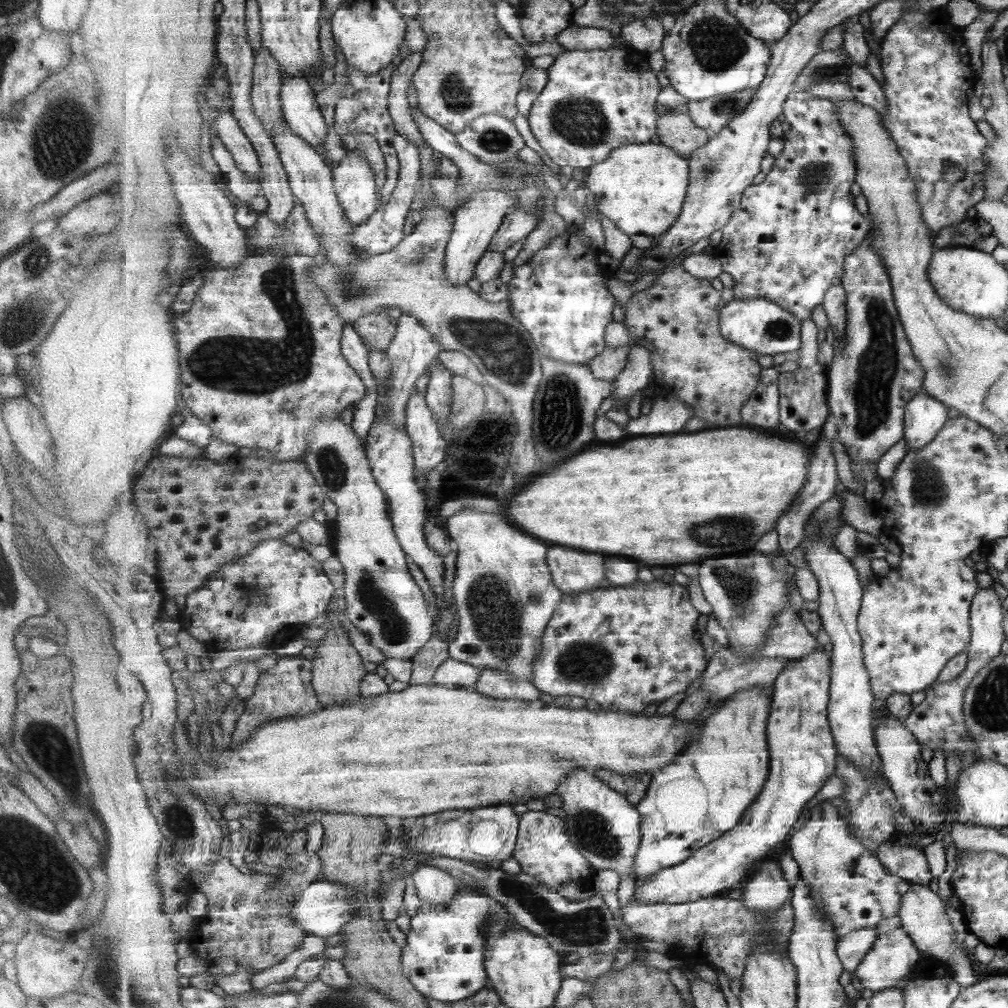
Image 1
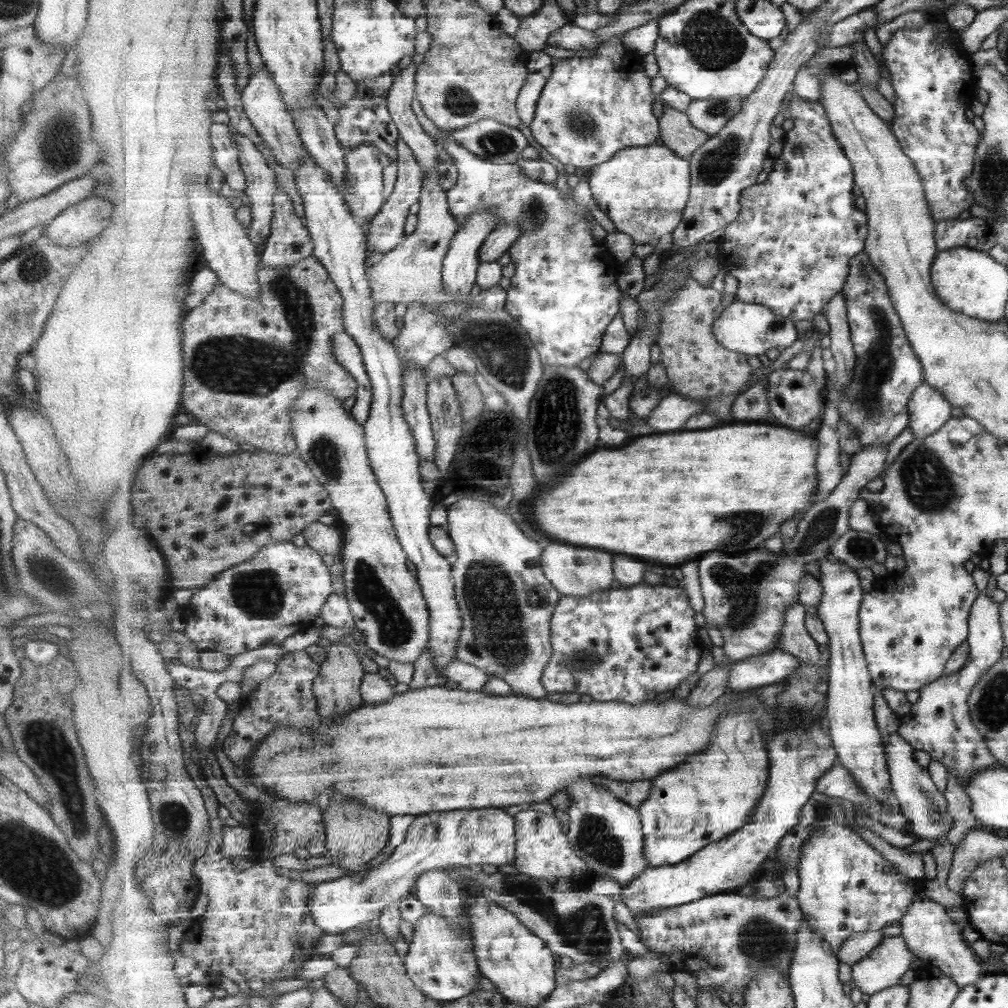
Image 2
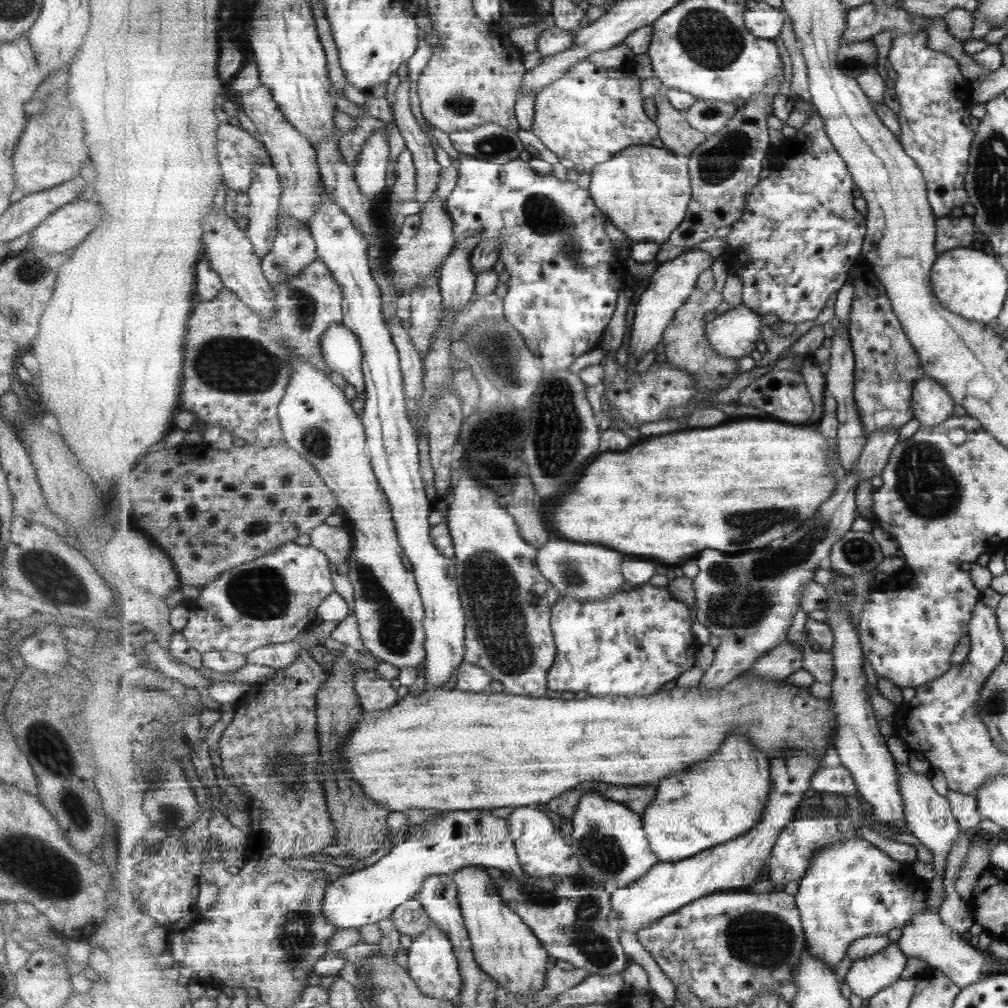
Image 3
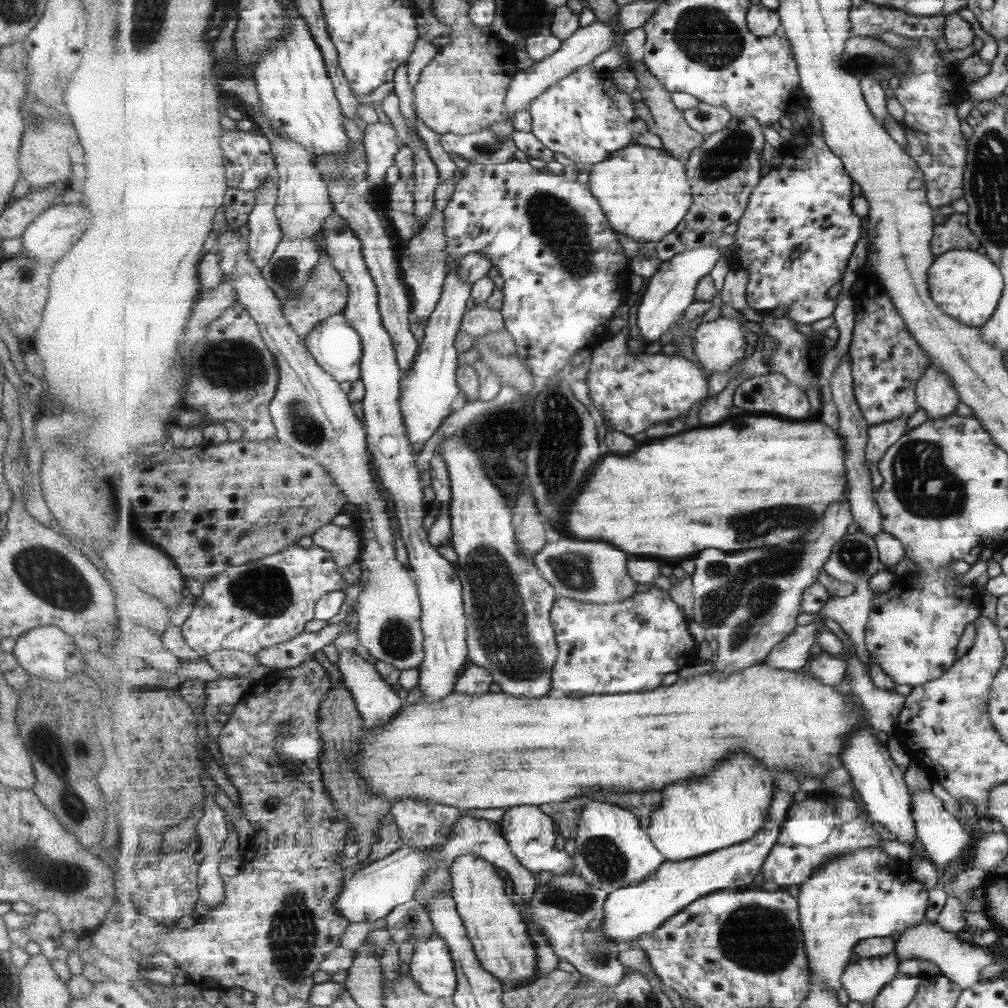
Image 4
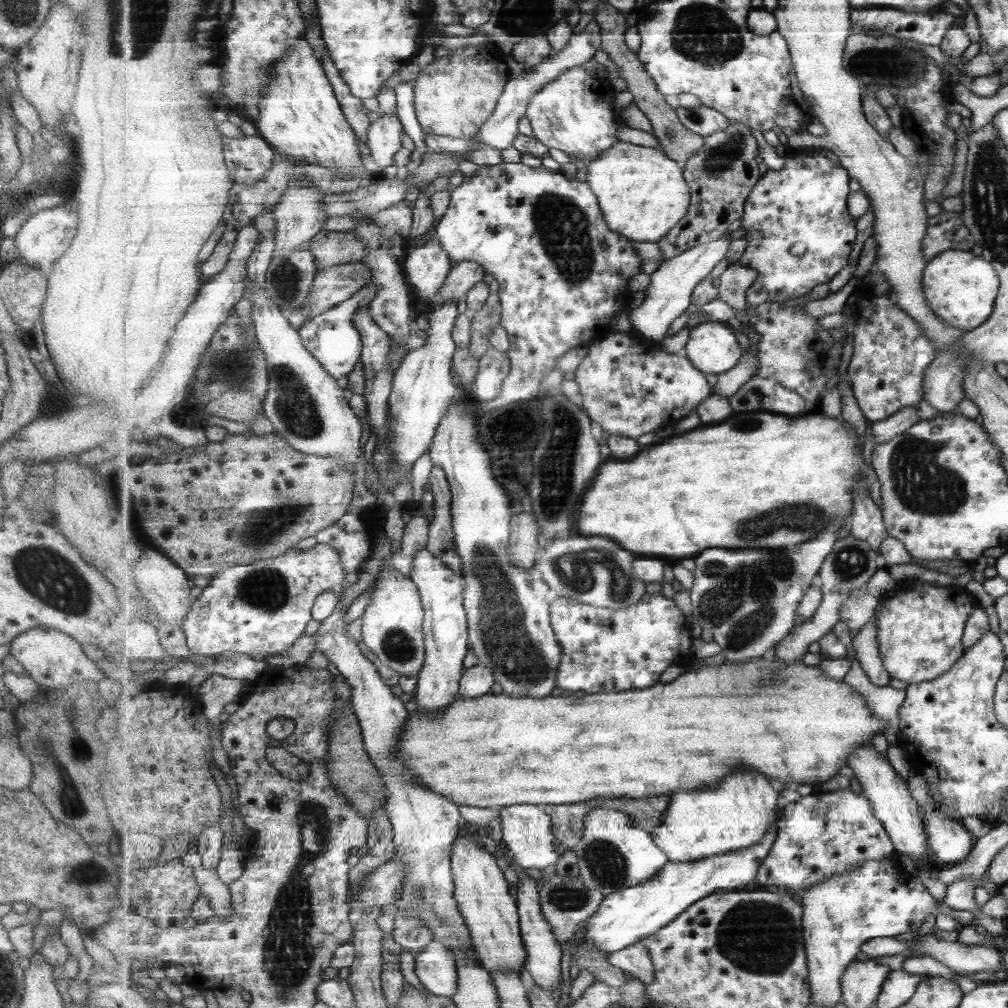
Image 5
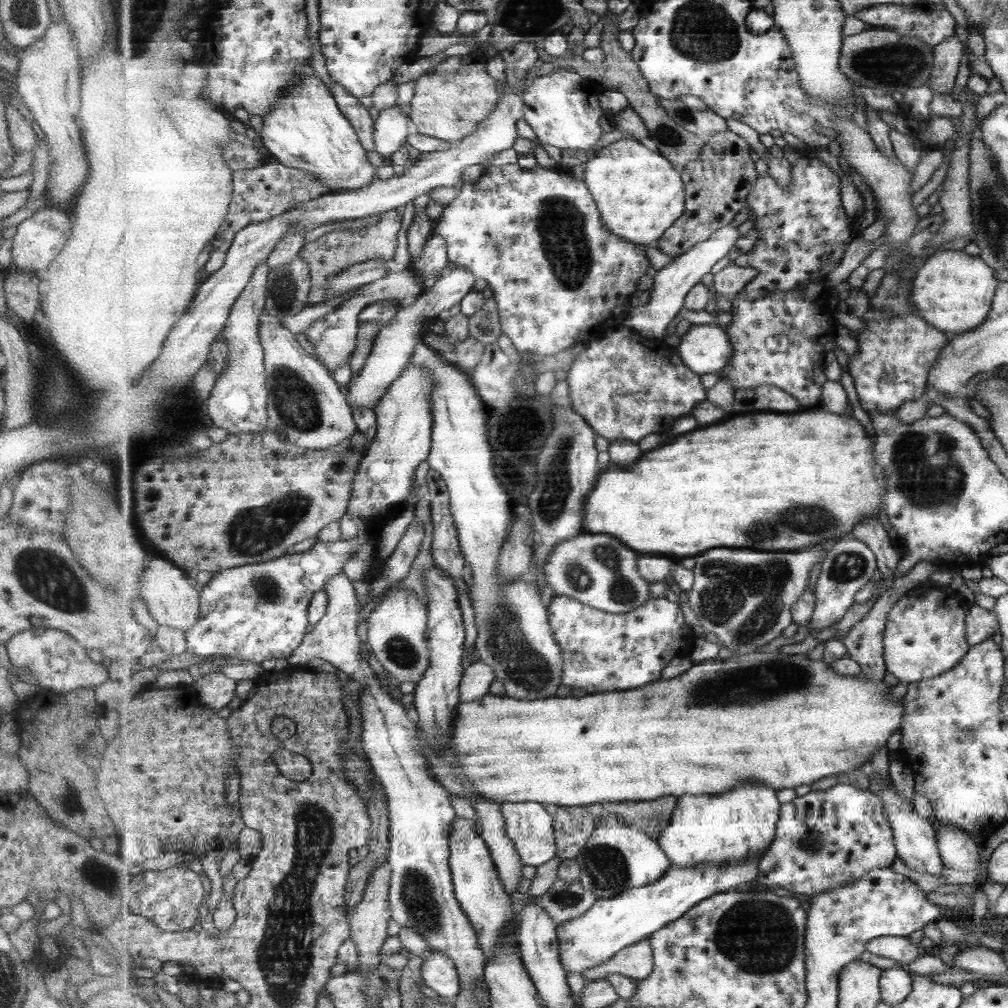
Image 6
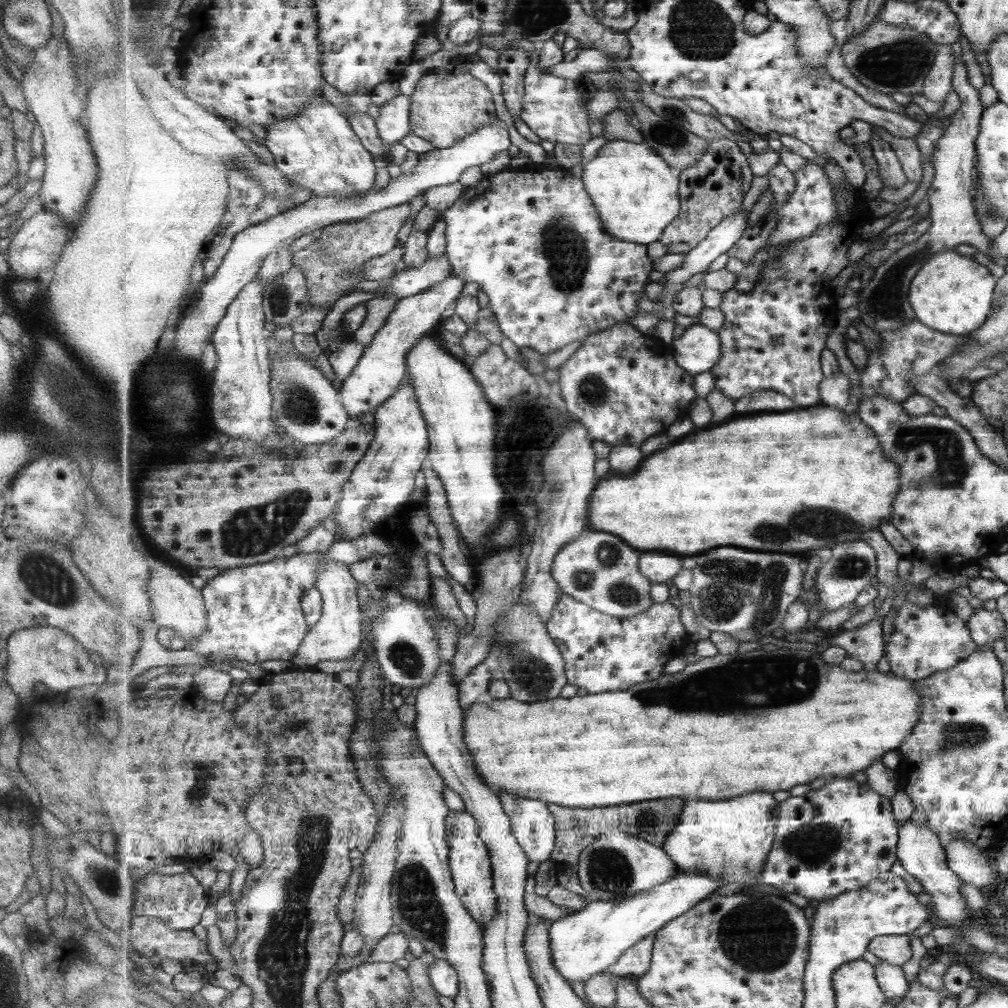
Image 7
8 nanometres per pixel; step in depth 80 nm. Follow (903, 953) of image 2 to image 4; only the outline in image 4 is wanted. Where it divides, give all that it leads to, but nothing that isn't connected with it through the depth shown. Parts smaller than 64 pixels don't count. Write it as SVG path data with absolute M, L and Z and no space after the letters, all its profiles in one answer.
M897 952L873 959L860 958L855 964L850 964L842 977L842 986L849 999L860 1003L873 1004L887 984L895 980L899 973L901 960Z

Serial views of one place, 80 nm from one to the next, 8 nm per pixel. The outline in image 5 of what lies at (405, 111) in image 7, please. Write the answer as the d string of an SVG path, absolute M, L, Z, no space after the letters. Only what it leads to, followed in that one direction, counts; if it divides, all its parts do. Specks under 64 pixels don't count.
M383 115L372 124L367 145L377 165L374 177L382 178L383 170L394 164L395 155L404 147L404 133L398 116Z

